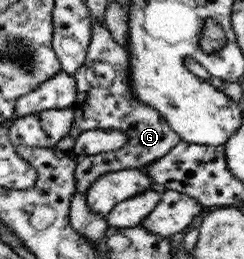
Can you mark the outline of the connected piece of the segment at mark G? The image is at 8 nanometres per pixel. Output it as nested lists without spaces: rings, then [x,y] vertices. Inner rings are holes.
[[[93,19],[91,20],[93,37],[89,47],[89,54],[85,65],[74,75],[78,88],[77,101],[71,107],[74,110],[74,125],[77,125],[82,132],[91,129],[121,130],[128,135],[128,142],[125,147],[117,151],[103,151],[90,159],[79,159],[77,163],[77,171],[75,171],[75,174],[77,174],[77,193],[75,193],[70,207],[70,223],[74,226],[75,231],[81,233],[89,242],[98,242],[103,239],[109,225],[105,218],[89,206],[87,191],[89,191],[91,185],[102,175],[127,168],[141,168],[157,161],[163,155],[169,154],[181,141],[182,136],[166,122],[166,118],[161,112],[143,104],[139,97],[133,96],[129,83],[129,60],[126,48],[114,39],[106,24],[97,24],[95,26]]]

